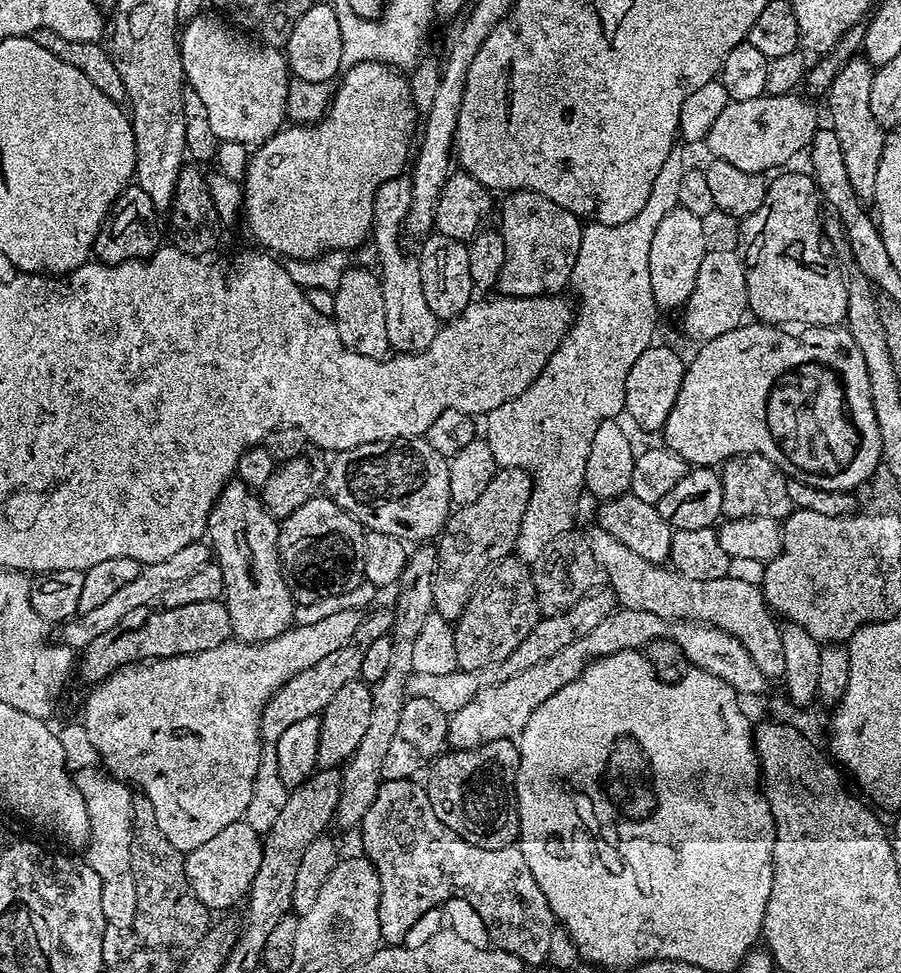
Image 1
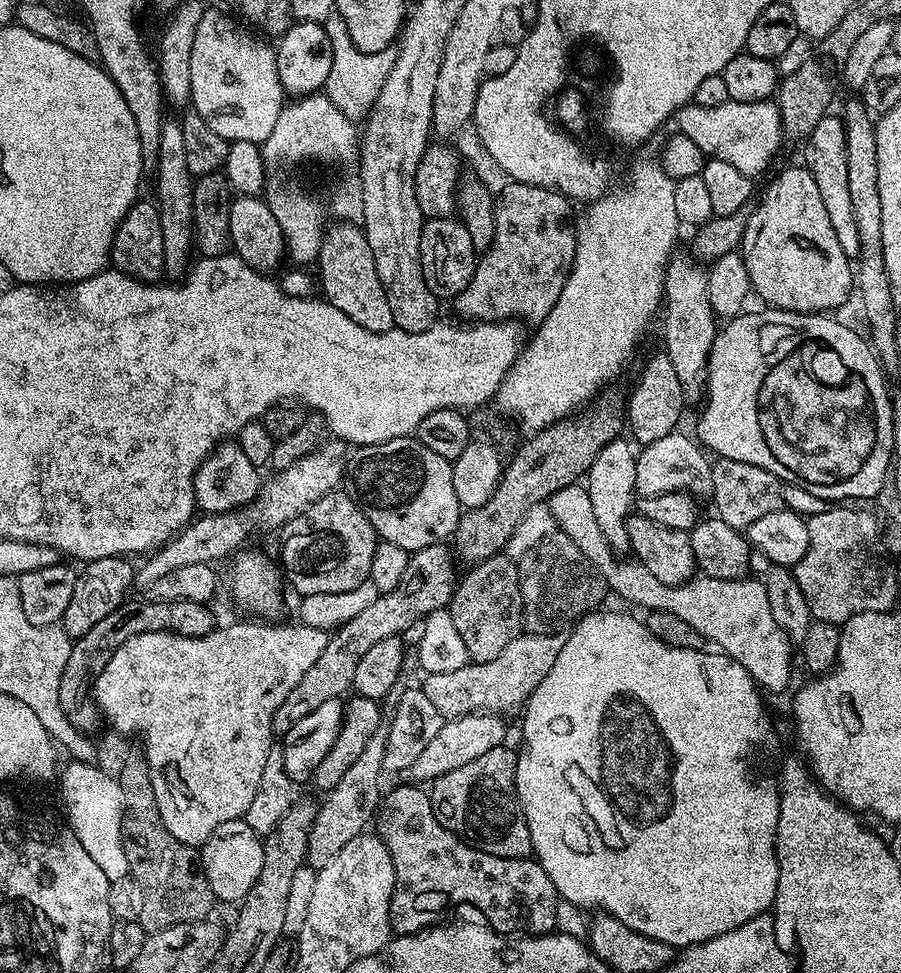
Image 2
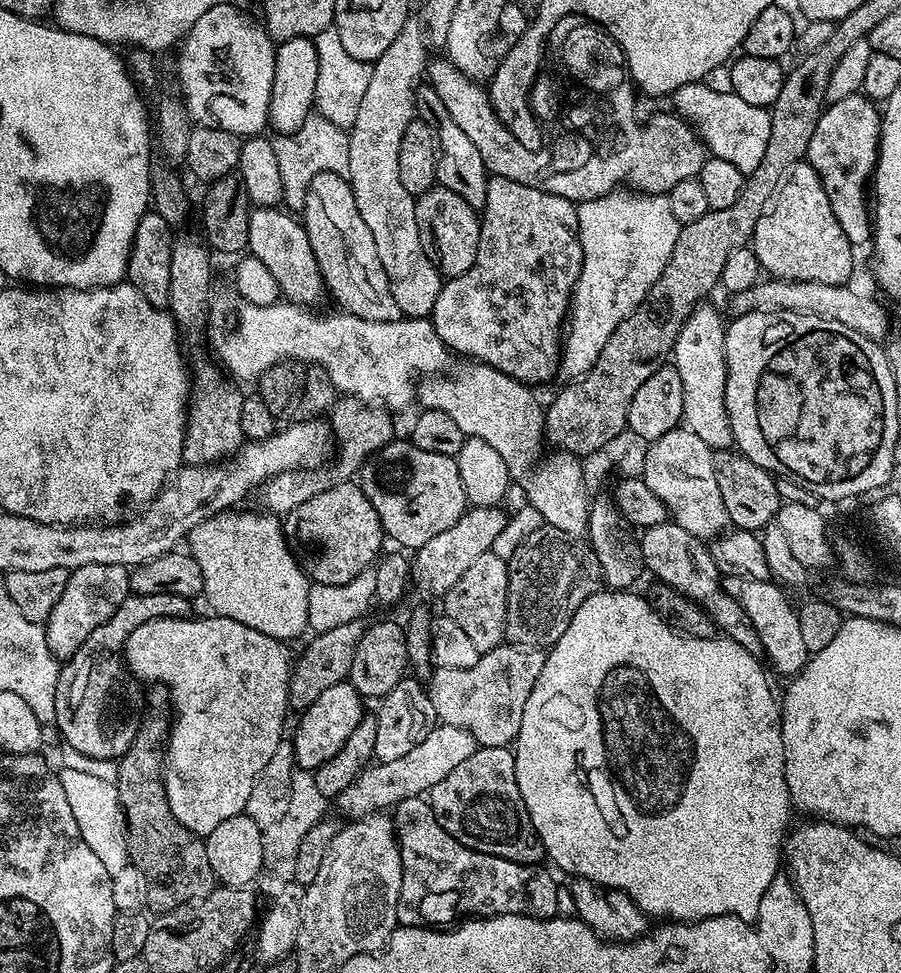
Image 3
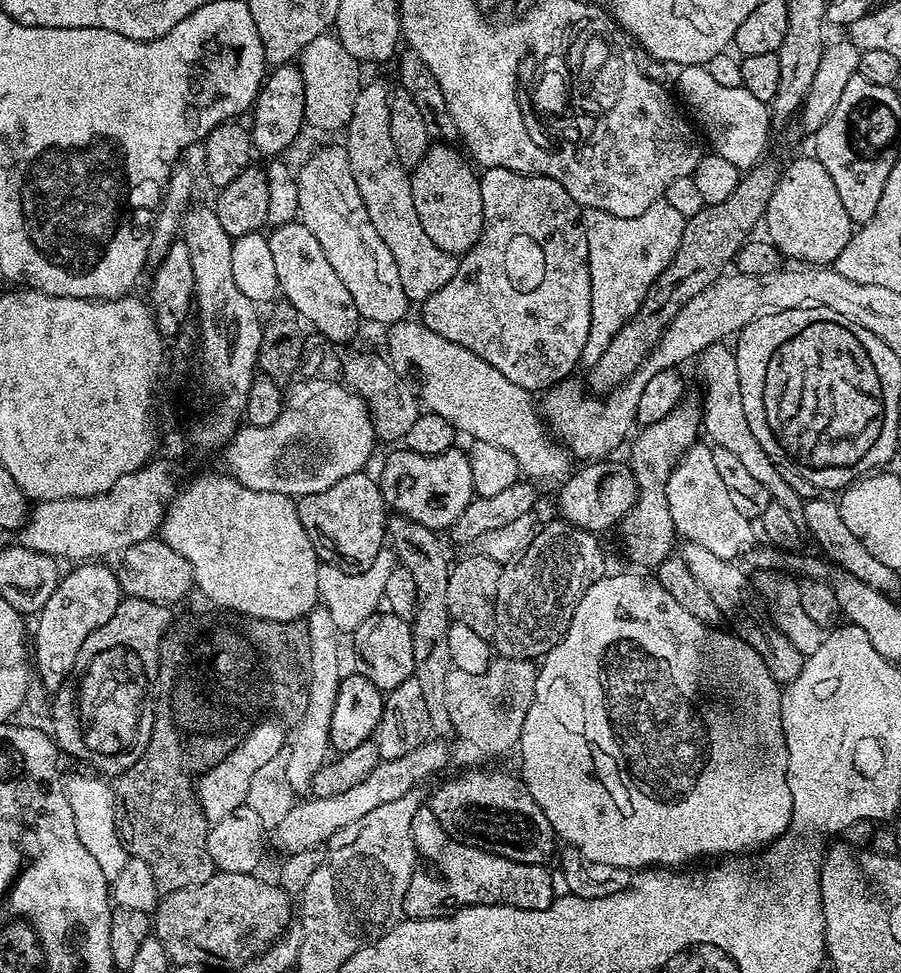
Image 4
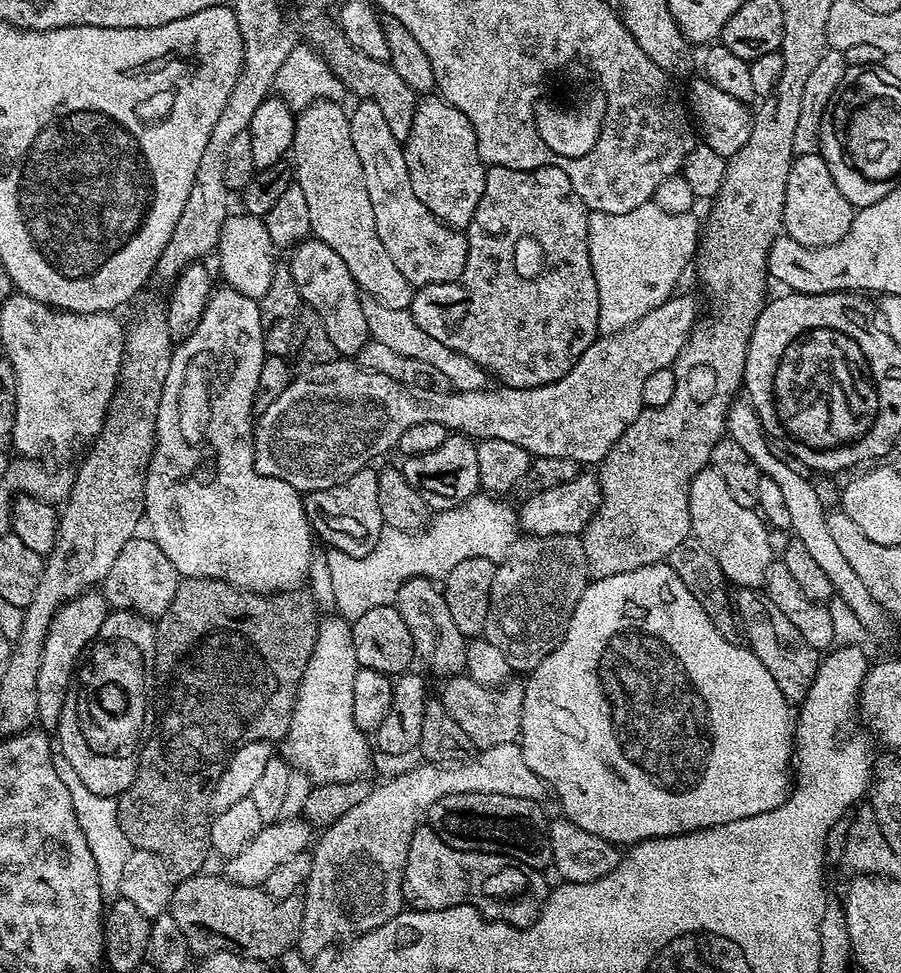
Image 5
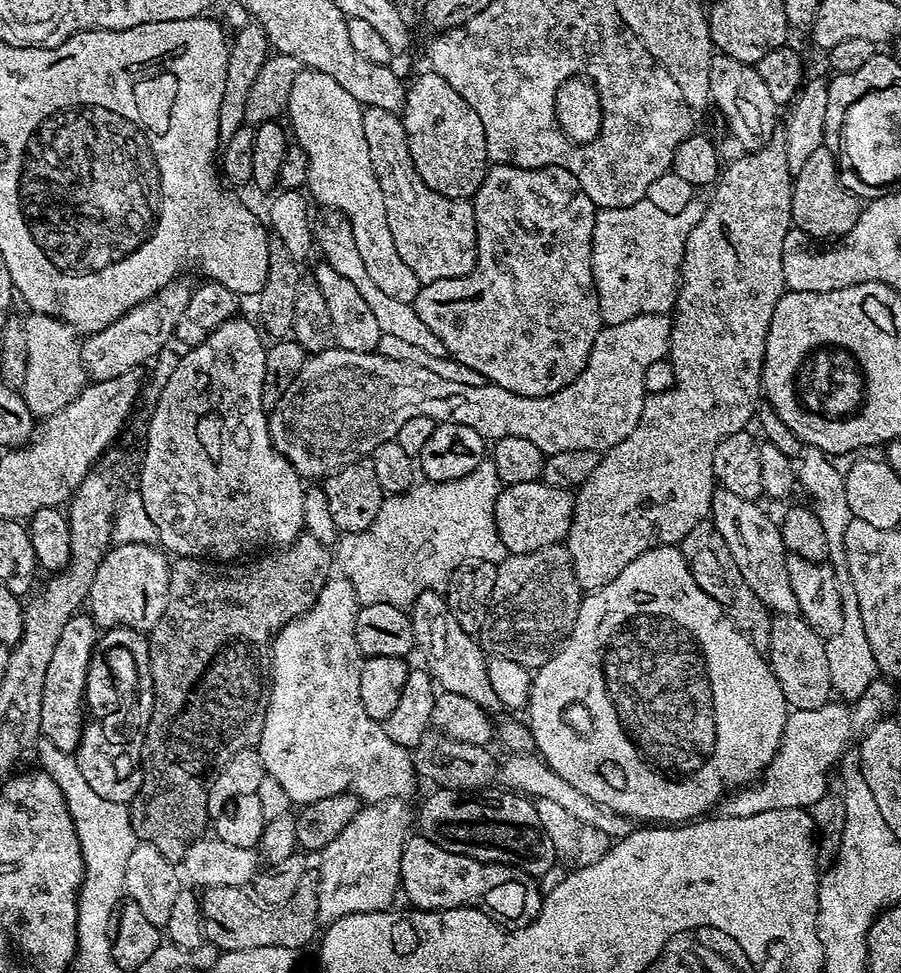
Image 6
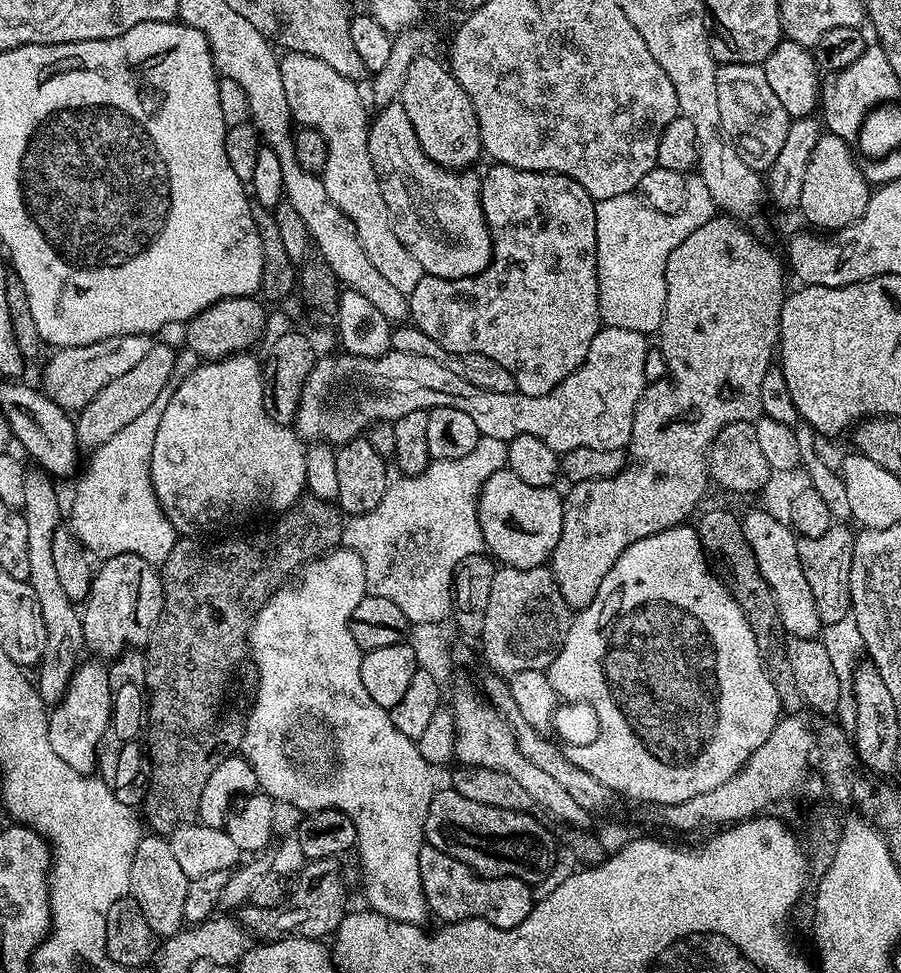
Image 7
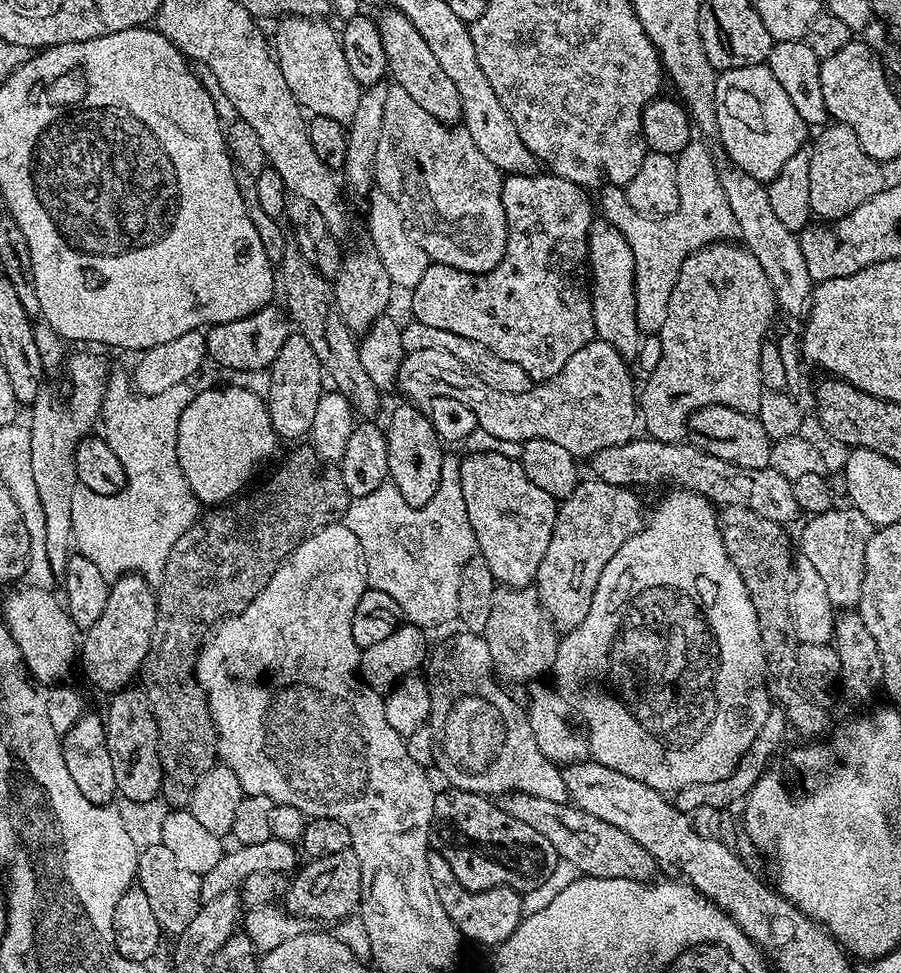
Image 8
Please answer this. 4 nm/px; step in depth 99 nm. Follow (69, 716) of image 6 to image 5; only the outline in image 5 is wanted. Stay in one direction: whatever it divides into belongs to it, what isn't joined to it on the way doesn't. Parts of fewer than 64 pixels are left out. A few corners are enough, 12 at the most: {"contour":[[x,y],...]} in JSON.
{"contour":[[103,591],[53,614],[36,683],[41,729],[59,724],[74,673],[102,630]]}

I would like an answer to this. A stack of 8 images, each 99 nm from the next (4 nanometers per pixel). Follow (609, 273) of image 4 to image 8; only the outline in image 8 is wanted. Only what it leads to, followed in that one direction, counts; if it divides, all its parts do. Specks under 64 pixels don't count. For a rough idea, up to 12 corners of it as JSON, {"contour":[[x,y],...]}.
{"contour":[[712,152],[675,157],[680,205],[644,216],[623,191],[599,193],[630,242],[636,321],[660,333],[678,270],[740,226]]}

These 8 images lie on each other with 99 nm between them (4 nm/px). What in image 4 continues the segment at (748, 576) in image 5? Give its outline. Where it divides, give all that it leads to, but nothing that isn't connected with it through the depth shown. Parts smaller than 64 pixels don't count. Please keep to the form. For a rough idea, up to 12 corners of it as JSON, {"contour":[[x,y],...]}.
{"contour":[[693,444],[666,482],[677,537],[733,562],[757,529],[730,502],[712,448]]}

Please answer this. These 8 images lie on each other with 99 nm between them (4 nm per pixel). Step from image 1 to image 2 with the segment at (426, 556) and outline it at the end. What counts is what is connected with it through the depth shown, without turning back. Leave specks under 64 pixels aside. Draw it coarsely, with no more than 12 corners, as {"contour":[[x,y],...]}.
{"contour":[[387,727],[323,793],[307,867],[365,835],[382,799]]}

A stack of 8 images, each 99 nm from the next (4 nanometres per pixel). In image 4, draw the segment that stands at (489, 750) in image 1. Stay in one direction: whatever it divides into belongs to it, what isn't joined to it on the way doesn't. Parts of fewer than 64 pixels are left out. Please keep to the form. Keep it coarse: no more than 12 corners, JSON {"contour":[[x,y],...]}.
{"contour":[[464,772],[432,796],[450,838],[547,865],[558,837],[519,775]]}

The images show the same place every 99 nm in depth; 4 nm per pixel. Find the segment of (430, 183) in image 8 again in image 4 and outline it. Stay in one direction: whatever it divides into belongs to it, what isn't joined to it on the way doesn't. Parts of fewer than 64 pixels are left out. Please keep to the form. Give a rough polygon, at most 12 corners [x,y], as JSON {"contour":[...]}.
{"contour":[[365,83],[350,170],[402,290],[423,302],[458,260],[430,242],[394,154],[390,88]]}

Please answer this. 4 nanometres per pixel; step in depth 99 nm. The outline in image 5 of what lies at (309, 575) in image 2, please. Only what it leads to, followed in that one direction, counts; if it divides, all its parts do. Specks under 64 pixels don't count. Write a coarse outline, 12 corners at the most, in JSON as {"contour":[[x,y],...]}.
{"contour":[[358,470],[304,496],[329,549],[374,550],[386,527],[378,475]]}

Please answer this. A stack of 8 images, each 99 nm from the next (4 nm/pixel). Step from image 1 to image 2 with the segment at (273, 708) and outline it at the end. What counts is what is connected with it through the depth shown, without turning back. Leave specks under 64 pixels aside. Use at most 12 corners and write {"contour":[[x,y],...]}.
{"contour":[[444,542],[411,553],[400,585],[329,635],[275,711],[283,736],[343,697],[383,638],[447,608],[458,571]]}

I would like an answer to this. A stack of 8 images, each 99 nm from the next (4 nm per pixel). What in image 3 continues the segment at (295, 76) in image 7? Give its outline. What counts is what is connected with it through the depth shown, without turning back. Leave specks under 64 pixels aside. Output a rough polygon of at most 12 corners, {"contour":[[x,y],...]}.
{"contour":[[324,172],[302,223],[327,295],[370,322],[401,319],[352,186]]}

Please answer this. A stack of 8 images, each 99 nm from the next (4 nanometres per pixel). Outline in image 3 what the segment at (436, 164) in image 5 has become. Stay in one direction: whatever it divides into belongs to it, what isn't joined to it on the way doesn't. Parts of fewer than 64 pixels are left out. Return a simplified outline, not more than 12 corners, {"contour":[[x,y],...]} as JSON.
{"contour":[[434,186],[416,197],[424,253],[441,277],[474,266],[477,209]]}

